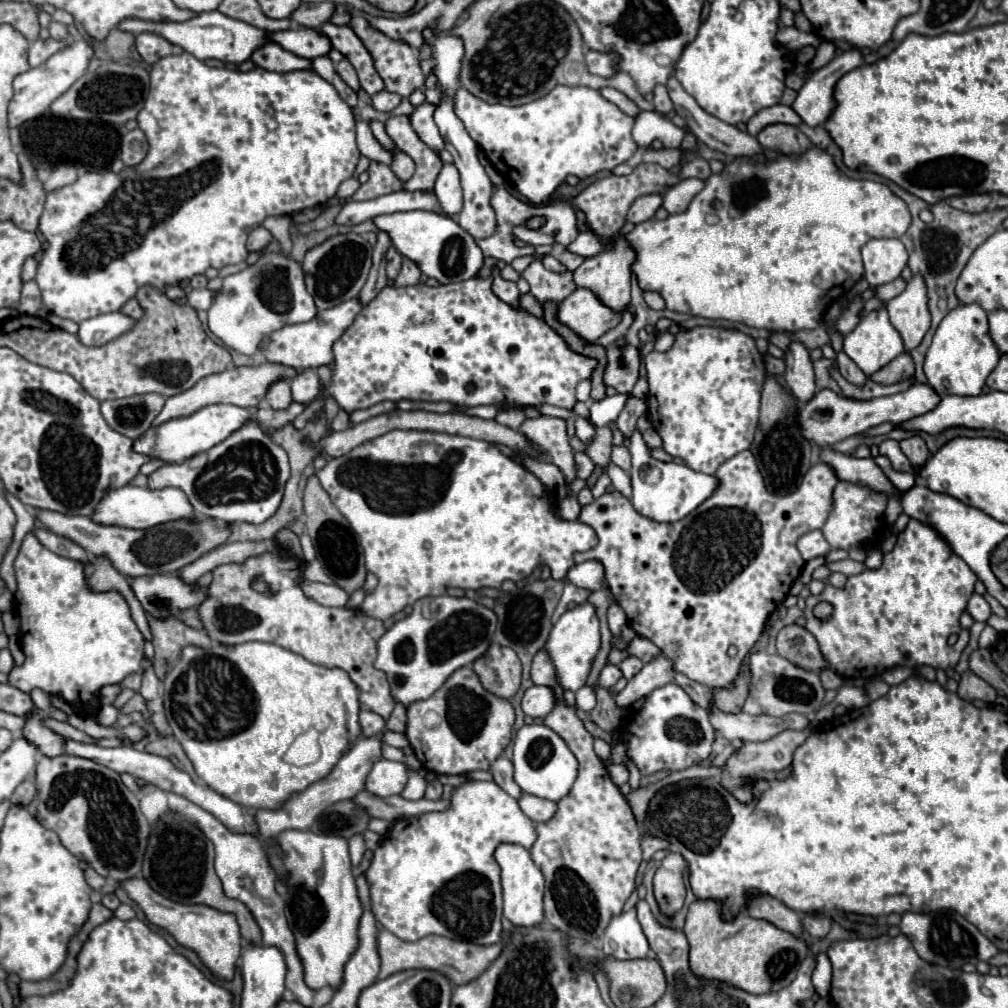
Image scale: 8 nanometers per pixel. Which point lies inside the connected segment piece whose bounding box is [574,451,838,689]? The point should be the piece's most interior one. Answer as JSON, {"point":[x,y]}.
{"point":[695,587]}

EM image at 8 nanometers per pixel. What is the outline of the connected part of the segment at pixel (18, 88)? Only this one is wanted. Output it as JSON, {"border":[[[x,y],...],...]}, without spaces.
{"border":[[[80,39],[80,41],[72,43],[70,47],[58,51],[56,55],[52,55],[46,63],[34,67],[34,69],[30,69],[30,71],[26,71],[22,75],[18,75],[14,79],[14,97],[12,97],[12,101],[8,105],[8,125],[10,127],[20,127],[28,119],[34,119],[34,117],[42,115],[50,107],[52,101],[56,101],[64,91],[68,91],[68,87],[80,75],[84,75],[92,55],[94,55],[92,47],[84,39]]]}

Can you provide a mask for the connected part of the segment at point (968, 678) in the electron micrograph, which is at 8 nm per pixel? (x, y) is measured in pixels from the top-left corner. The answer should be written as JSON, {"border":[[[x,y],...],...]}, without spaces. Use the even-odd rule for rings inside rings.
{"border":[[[964,671],[962,677],[960,677],[960,683],[958,683],[958,697],[966,699],[966,701],[974,701],[974,699],[980,699],[984,703],[994,703],[996,695],[994,695],[994,689],[984,681],[980,679],[978,675],[974,675],[972,671]]]}

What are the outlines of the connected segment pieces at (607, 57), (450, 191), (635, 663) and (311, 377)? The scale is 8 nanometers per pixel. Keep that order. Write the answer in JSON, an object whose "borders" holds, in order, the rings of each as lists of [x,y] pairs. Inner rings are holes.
{"borders":[[[[588,49],[586,51],[586,65],[588,65],[588,71],[594,73],[594,75],[600,75],[600,77],[614,77],[616,75],[616,69],[614,65],[620,61],[620,57],[614,53],[614,51],[592,51]]],[[[446,163],[442,171],[436,177],[434,191],[440,199],[440,205],[444,213],[458,215],[462,209],[462,187],[460,187],[460,175],[454,163]]],[[[630,655],[630,657],[626,657],[626,659],[620,663],[620,669],[622,669],[622,673],[624,673],[626,679],[632,679],[632,677],[642,669],[642,665],[644,665],[644,663],[642,663],[638,657]]],[[[304,369],[292,379],[292,399],[308,405],[320,393],[320,381],[316,369]]]]}

